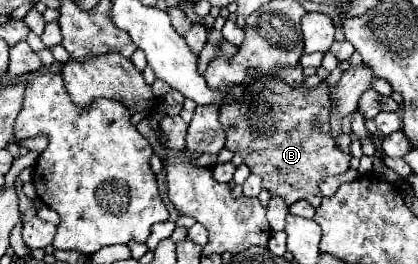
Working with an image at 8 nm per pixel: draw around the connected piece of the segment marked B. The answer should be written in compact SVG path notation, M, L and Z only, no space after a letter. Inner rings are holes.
M255 80L249 84L245 98L241 98L241 102L229 106L225 104L221 108L219 122L225 130L225 148L235 154L241 154L243 164L247 164L253 174L261 176L263 188L269 190L269 194L281 196L287 206L305 198L317 208L321 202L319 182L323 180L323 176L337 176L349 170L351 158L335 146L329 134L329 86L325 82L321 82L315 88L307 88L305 84L291 88L281 80ZM313 116L319 116L323 122L323 126L317 130L311 128Z

